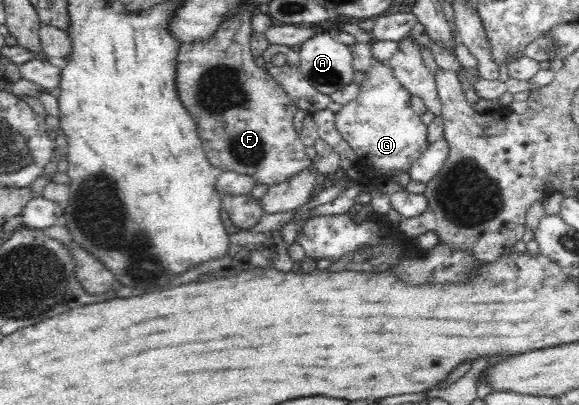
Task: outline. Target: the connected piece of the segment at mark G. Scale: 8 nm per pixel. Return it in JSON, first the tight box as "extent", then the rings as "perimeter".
{"extent":[335,58,430,184],"perimeter":[[[373,58],[368,74],[360,84],[358,96],[335,113],[335,127],[357,154],[357,161],[364,175],[373,177],[378,184],[394,175],[395,170],[409,172],[412,164],[430,146],[427,126],[409,104],[411,94],[393,77],[391,70],[389,62],[378,62]]]}

